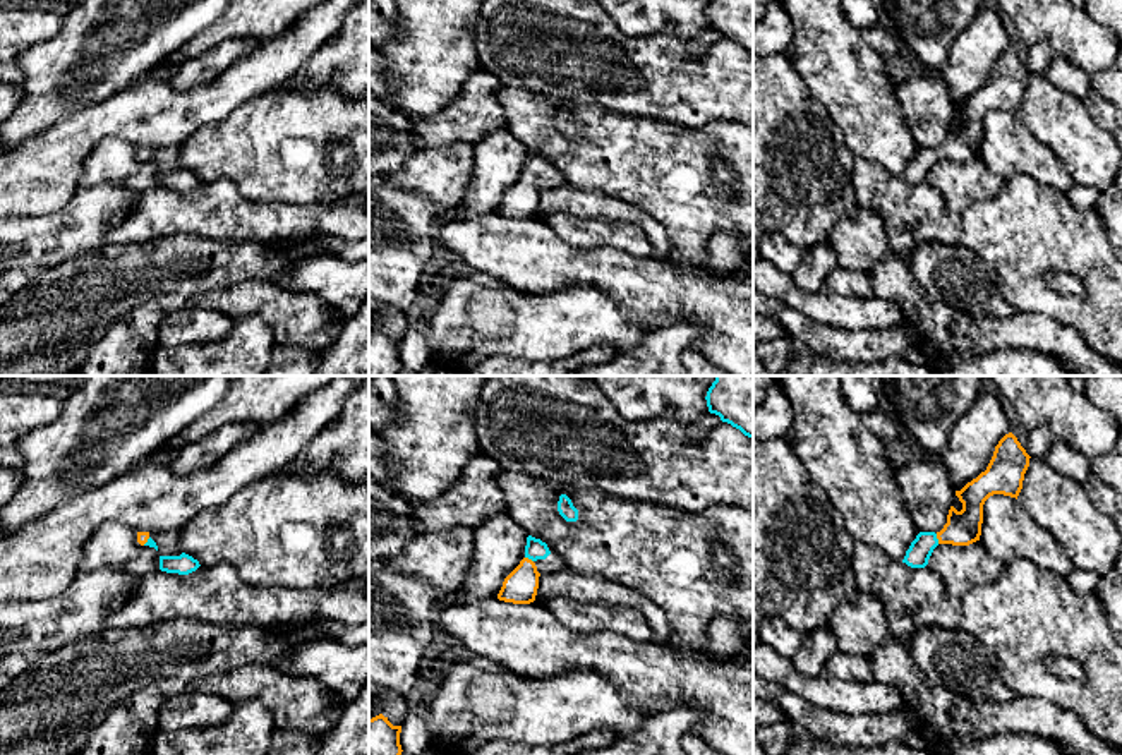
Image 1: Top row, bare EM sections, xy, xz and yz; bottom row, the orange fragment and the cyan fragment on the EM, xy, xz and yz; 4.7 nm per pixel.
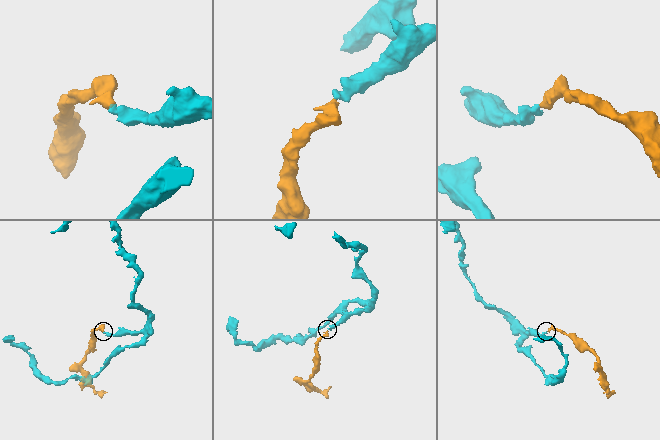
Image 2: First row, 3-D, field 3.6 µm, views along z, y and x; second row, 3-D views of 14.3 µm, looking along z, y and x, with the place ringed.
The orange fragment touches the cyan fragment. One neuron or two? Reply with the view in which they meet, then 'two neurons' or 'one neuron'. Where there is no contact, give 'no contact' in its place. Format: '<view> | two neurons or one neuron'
yz | one neuron

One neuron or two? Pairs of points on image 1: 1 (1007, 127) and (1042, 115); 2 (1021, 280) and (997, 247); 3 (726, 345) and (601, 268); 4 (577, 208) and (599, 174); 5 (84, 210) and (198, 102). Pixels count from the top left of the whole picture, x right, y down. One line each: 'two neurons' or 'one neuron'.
1: two neurons
2: one neuron
3: one neuron
4: two neurons
5: two neurons

